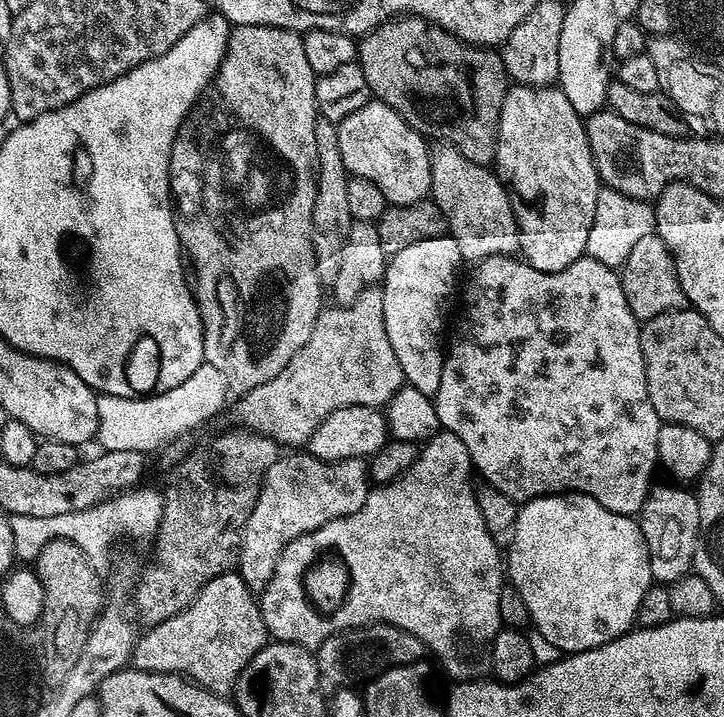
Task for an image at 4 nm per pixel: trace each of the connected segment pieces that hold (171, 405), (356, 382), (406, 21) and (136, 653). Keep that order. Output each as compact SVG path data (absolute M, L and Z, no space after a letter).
M202 363L182 386L147 396L106 396L97 395L98 430L96 440L105 452L114 450L138 450L145 454L155 453L164 445L180 438L183 432L216 416L224 408L224 399L229 399L228 383L214 366Z
M373 286L362 290L362 294L358 294L358 298L354 298L354 302L349 304L341 304L339 306L325 307L318 314L318 318L314 322L314 330L310 330L310 339L307 340L306 346L302 346L302 350L298 350L298 354L294 354L294 358L290 358L290 362L286 362L286 370L282 370L282 374L278 374L274 378L270 378L270 382L266 382L262 386L254 386L254 390L243 393L239 397L240 400L236 404L236 420L241 429L249 432L257 432L263 436L269 436L271 440L275 440L277 445L287 447L292 450L299 449L301 446L307 445L308 440L318 426L330 414L334 414L336 410L348 406L368 406L379 409L381 406L387 405L388 401L394 398L397 391L406 384L404 375L402 374L402 366L398 366L398 358L394 354L393 348L390 346L390 338L386 338L386 322L384 321L384 311L382 310L382 298L384 297L383 287Z
M402 15L377 26L358 44L358 63L375 99L403 116L413 130L436 142L453 144L470 162L491 165L496 159L498 122L510 79L499 51L488 46L468 44L445 28L430 24L422 16Z
M236 570L210 578L186 610L147 631L132 647L131 667L140 672L171 672L217 694L235 689L236 679L250 658L270 640L257 597Z

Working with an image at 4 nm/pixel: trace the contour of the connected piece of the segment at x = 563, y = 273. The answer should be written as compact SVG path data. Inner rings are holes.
M587 254L579 256L574 262L570 262L570 266L566 266L566 270L558 270L557 272L543 272L542 270L534 270L534 266L530 266L523 259L511 256L487 256L485 260L479 261L475 265L476 268L468 276L468 281L463 281L462 292L464 288L464 305L460 308L460 321L456 324L456 329L451 329L450 335L446 340L446 351L444 353L444 365L442 366L442 382L438 382L438 390L434 397L436 407L436 416L440 422L440 427L445 432L453 432L458 438L462 438L462 446L466 446L466 450L472 459L473 469L478 473L485 485L490 488L502 490L502 494L506 494L506 498L517 502L527 502L529 500L537 500L540 496L558 496L561 494L579 494L582 496L593 496L598 502L602 502L602 506L606 506L606 510L614 510L614 514L622 514L623 516L635 517L642 505L646 502L650 489L653 487L652 471L657 471L658 461L658 430L662 423L658 413L654 410L654 406L648 400L648 387L646 386L646 366L642 358L642 346L640 345L640 325L641 321L630 310L630 306L626 302L626 294L622 290L622 282L620 281L619 271L610 266L606 266L602 262L598 262L593 256Z

